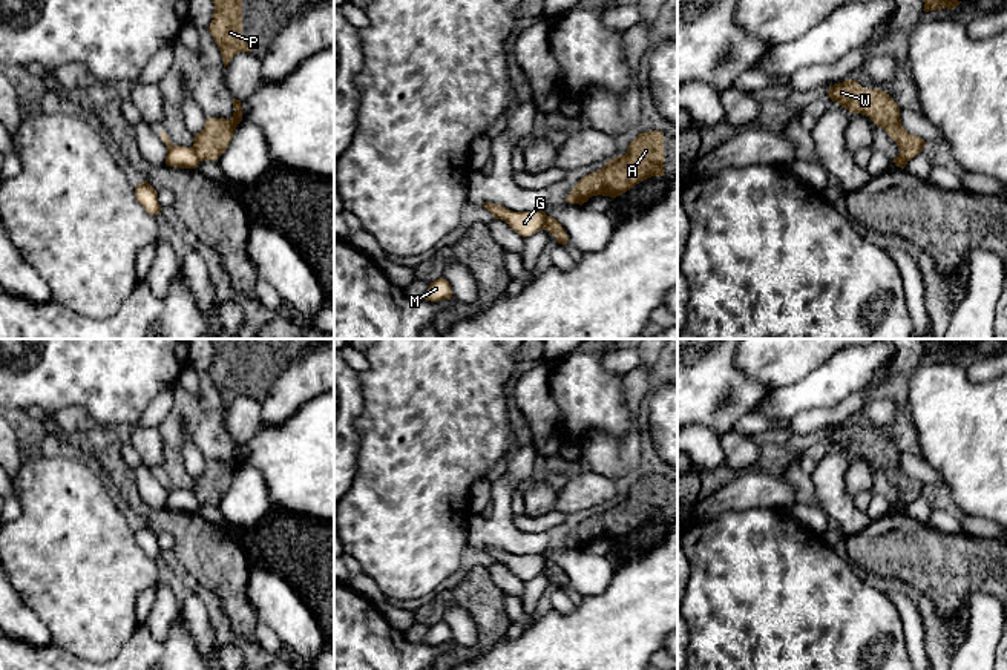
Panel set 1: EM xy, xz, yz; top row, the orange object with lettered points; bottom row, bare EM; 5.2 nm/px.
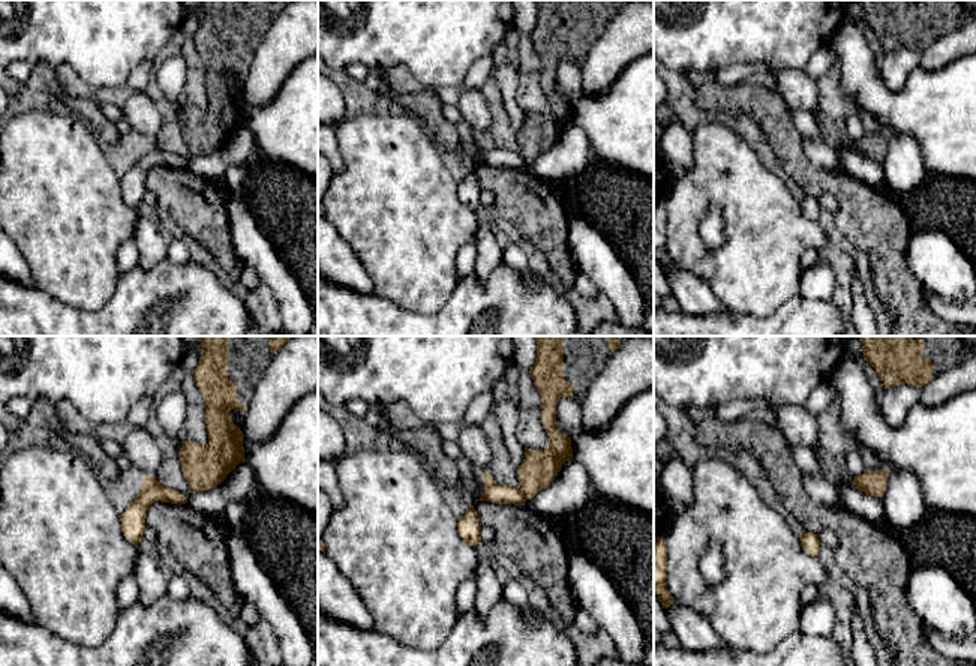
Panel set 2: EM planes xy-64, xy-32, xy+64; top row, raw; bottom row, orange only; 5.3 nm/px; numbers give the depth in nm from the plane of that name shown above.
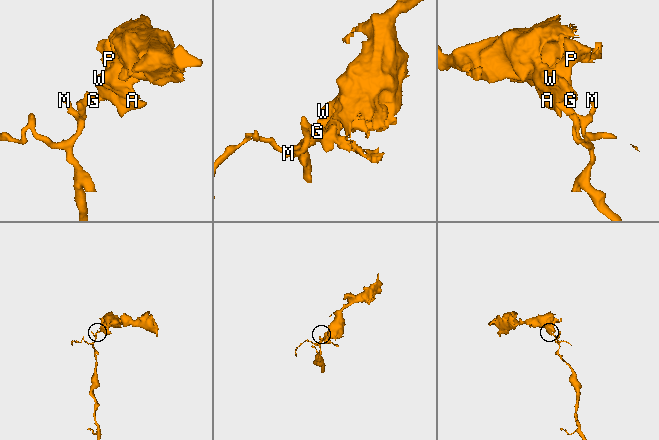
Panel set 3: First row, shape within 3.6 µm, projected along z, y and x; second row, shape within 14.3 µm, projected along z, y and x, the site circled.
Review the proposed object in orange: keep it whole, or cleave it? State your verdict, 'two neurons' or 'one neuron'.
two neurons

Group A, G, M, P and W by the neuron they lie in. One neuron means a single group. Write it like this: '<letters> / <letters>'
A P W / G M

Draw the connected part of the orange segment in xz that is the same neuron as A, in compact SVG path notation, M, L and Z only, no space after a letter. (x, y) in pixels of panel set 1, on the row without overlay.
M664 475L639 477L627 491L624 500L604 507L602 512L586 518L572 532L566 546L582 549L592 540L616 541L633 532L641 524L664 517Z

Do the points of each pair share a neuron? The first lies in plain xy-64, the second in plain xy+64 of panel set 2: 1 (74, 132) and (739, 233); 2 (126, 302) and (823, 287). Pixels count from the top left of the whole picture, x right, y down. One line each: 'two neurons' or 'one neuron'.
1: one neuron
2: two neurons

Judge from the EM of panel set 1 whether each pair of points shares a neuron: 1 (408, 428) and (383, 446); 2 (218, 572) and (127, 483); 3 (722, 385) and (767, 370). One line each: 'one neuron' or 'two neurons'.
1: one neuron
2: one neuron
3: two neurons

